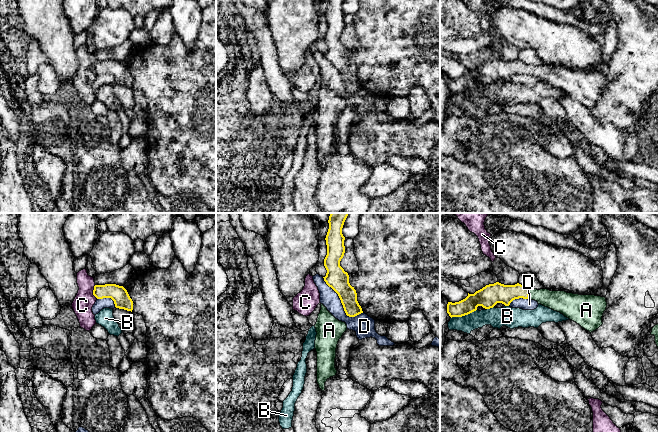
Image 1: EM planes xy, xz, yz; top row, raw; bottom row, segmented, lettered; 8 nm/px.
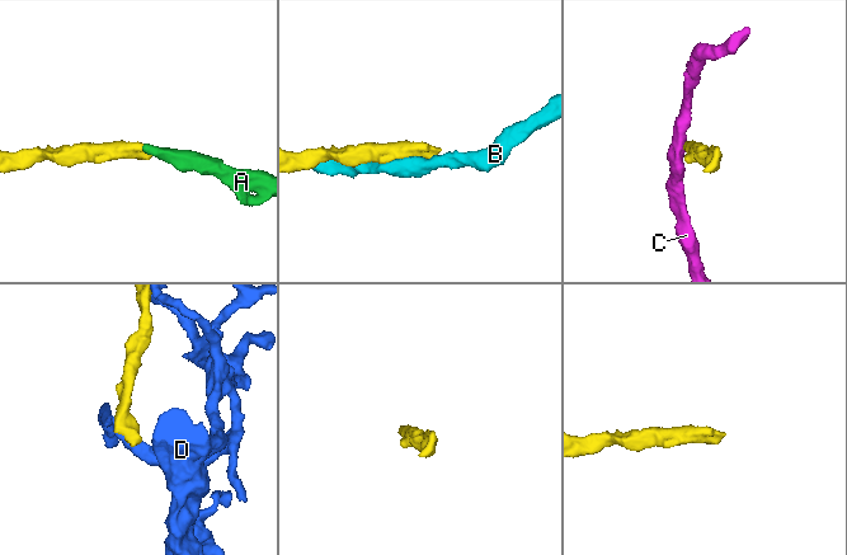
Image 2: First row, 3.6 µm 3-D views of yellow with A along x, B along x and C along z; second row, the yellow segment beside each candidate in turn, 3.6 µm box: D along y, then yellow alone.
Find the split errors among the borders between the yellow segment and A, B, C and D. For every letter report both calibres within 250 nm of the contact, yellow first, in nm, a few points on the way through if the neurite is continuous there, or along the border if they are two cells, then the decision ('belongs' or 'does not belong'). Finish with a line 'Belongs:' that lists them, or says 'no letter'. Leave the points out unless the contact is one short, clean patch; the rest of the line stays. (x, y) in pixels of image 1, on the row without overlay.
A: 160 nm thick on the yellow side, 160 nm on the other; runs through yz (497, 69), (528, 70), (544, 72), (558, 77); belongs
B: 170 nm thick on the yellow side, 140 nm on the other; does not belong
C: 140 nm thick on the yellow side, 160 nm on the other; border along xy (94, 61), (93, 70), (97, 74); does not belong
D: 170 nm thick on the yellow side, 170 nm on the other; does not belong
Belongs: A

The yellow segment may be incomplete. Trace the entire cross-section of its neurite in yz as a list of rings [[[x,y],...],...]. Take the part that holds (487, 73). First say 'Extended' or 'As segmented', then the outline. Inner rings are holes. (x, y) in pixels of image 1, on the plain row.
Extended. [[[496,58],[486,61],[474,70],[468,69],[468,72],[459,78],[448,78],[447,89],[451,94],[462,93],[476,87],[478,82],[482,82],[485,85],[493,84],[497,79],[509,82],[513,76],[519,74],[535,76],[538,80],[560,88],[590,109],[602,102],[602,92],[607,83],[606,74],[601,72],[579,71],[567,69],[565,67],[550,67],[548,65],[529,65],[519,59],[515,61],[504,61]]]

